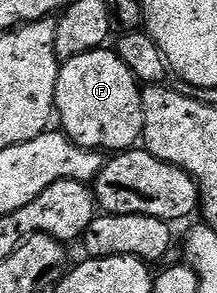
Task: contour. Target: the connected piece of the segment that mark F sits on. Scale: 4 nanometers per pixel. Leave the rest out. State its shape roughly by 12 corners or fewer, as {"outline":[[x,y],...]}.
{"outline":[[114,50],[60,66],[63,134],[100,153],[143,138],[143,92]]}

